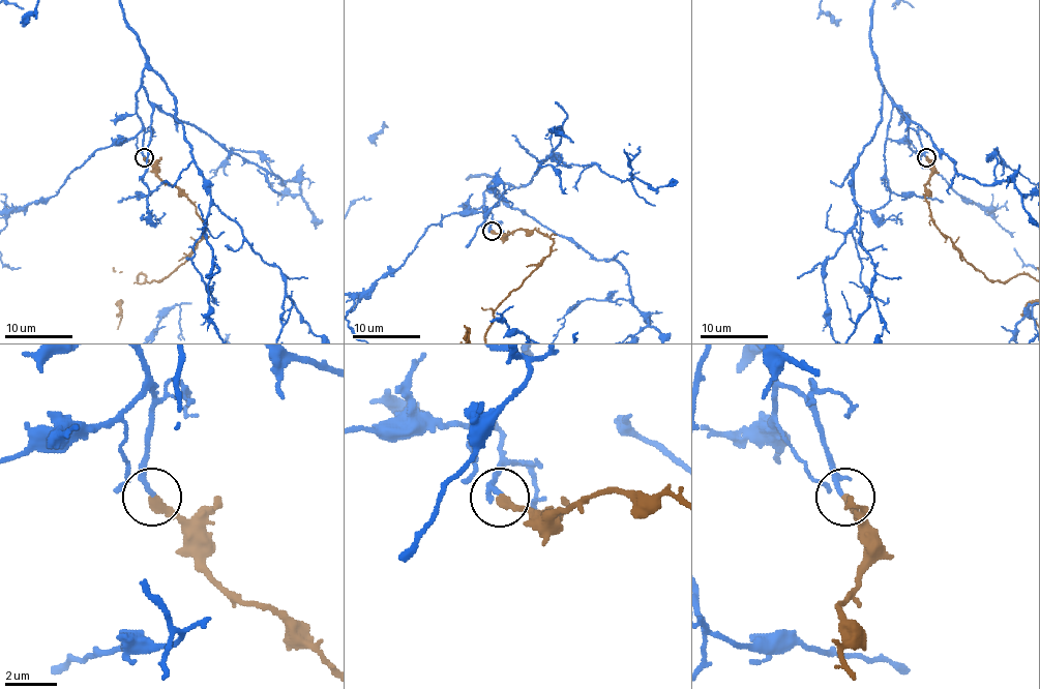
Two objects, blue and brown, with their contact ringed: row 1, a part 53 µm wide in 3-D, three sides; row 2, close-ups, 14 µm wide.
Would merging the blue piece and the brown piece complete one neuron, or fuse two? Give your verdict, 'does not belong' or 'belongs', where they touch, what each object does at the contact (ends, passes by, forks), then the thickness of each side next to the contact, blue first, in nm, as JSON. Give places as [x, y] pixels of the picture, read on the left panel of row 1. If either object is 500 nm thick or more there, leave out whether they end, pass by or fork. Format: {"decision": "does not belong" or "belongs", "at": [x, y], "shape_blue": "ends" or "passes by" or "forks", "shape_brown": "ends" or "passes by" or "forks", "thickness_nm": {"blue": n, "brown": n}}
{"decision": "belongs", "at": [144, 157], "shape_blue": "passes by", "shape_brown": "ends", "thickness_nm": {"blue": 130, "brown": 360}}

